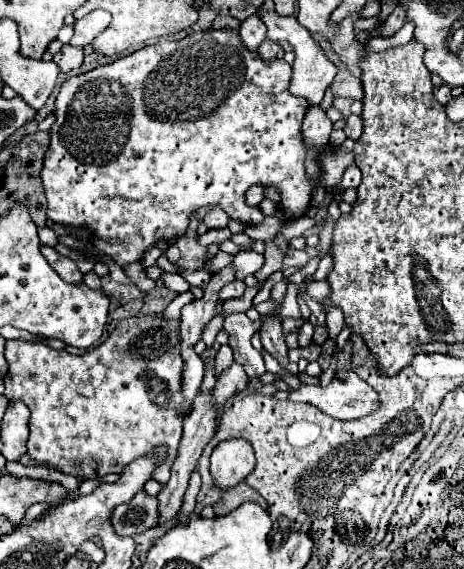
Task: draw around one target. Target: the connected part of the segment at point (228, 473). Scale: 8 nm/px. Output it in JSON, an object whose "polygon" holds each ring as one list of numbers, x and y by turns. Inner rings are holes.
{"polygon":[[226,439,218,443,210,457,210,471,220,489,234,487,254,469,254,449,246,439]]}

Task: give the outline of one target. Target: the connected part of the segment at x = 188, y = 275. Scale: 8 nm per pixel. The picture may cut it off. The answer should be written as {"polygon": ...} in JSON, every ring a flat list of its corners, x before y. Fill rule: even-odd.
{"polygon":[[200,269,200,271,182,271,180,275,182,275,190,285,196,285,196,287,204,287,206,281,210,279,208,271,204,271,204,269]]}

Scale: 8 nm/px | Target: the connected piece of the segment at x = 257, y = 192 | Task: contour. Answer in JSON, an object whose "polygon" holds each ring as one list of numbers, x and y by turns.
{"polygon":[[254,185,246,191,246,203,248,205,258,205,262,199,264,199,264,185]]}

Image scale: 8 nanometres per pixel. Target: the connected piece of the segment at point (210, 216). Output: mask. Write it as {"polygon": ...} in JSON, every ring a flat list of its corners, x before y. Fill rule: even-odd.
{"polygon":[[212,207,212,209,206,213,204,223,206,223,210,229,220,229,220,227,226,227,226,225,228,225,228,217,226,217,226,213,224,213,220,207]]}

